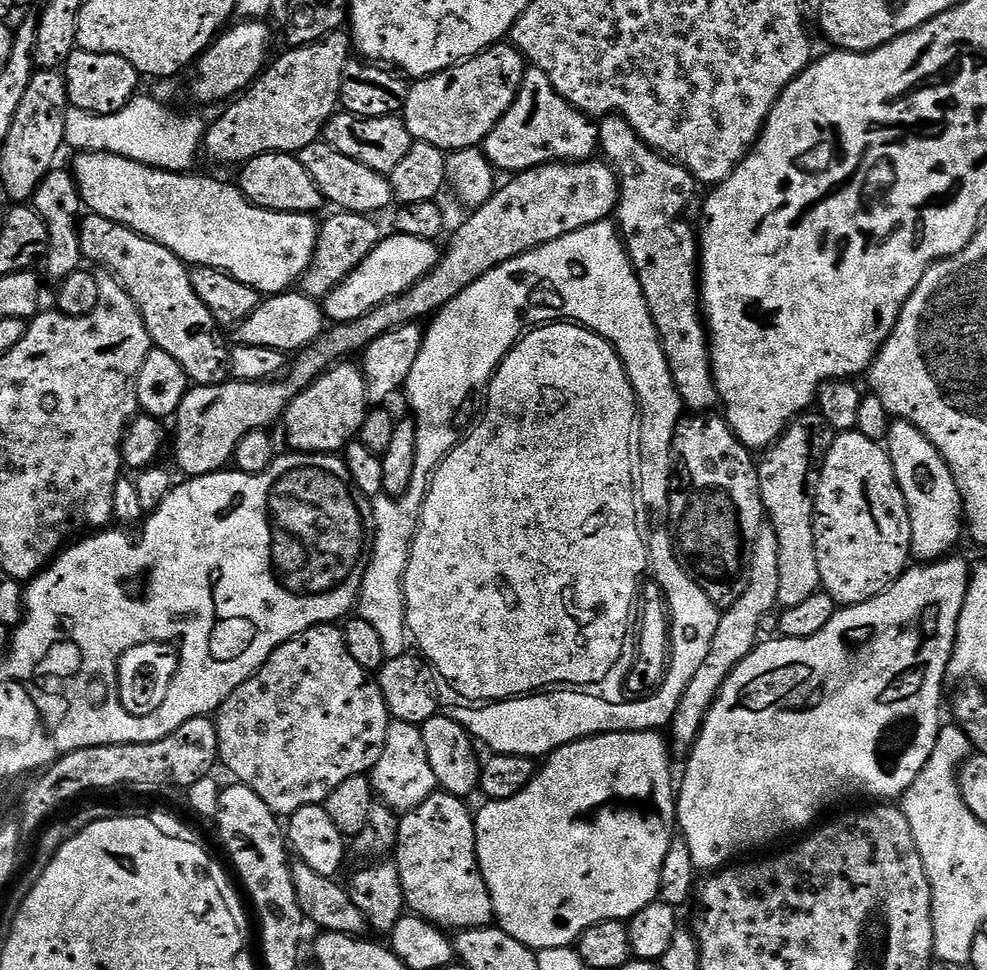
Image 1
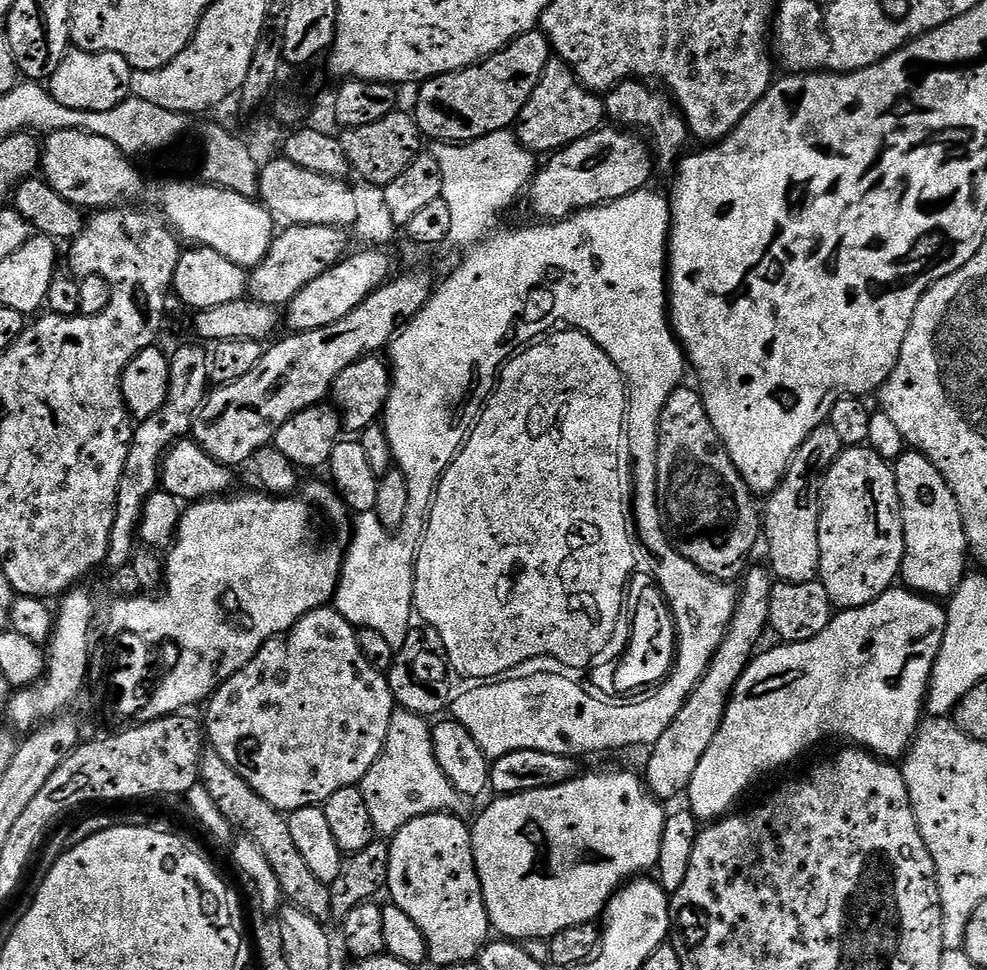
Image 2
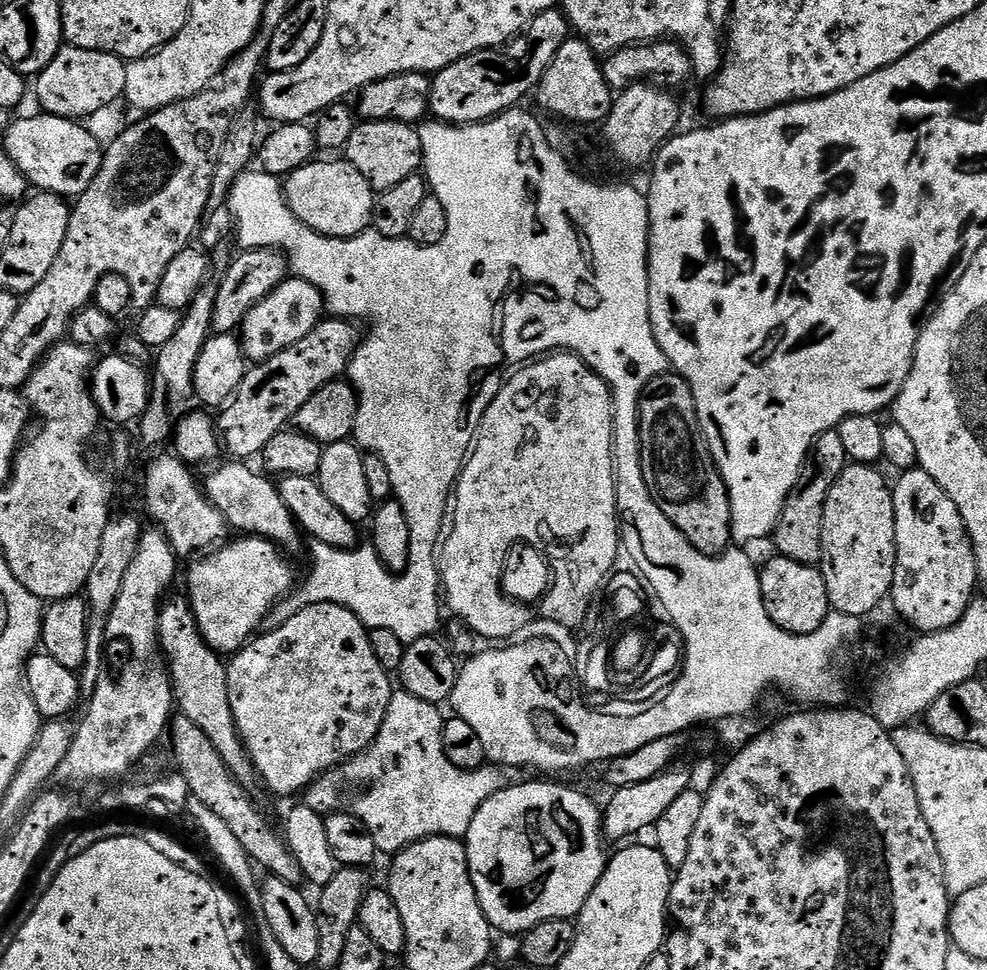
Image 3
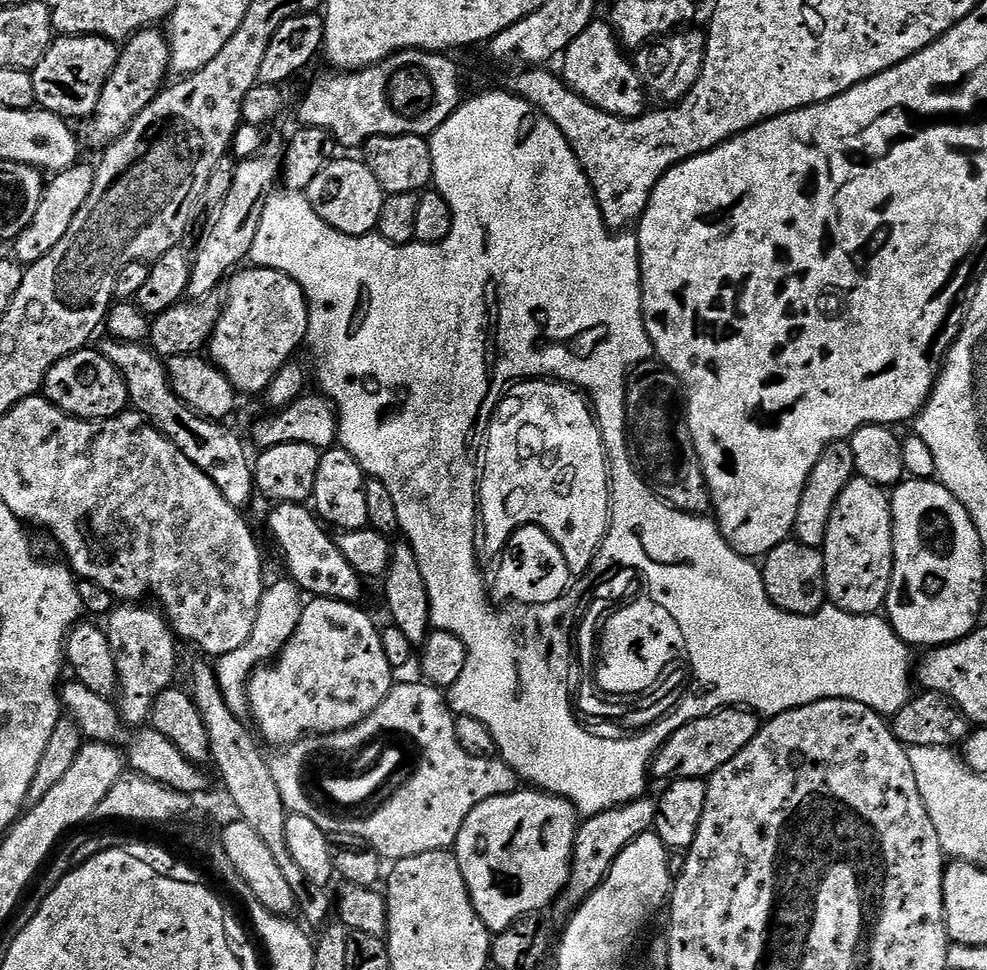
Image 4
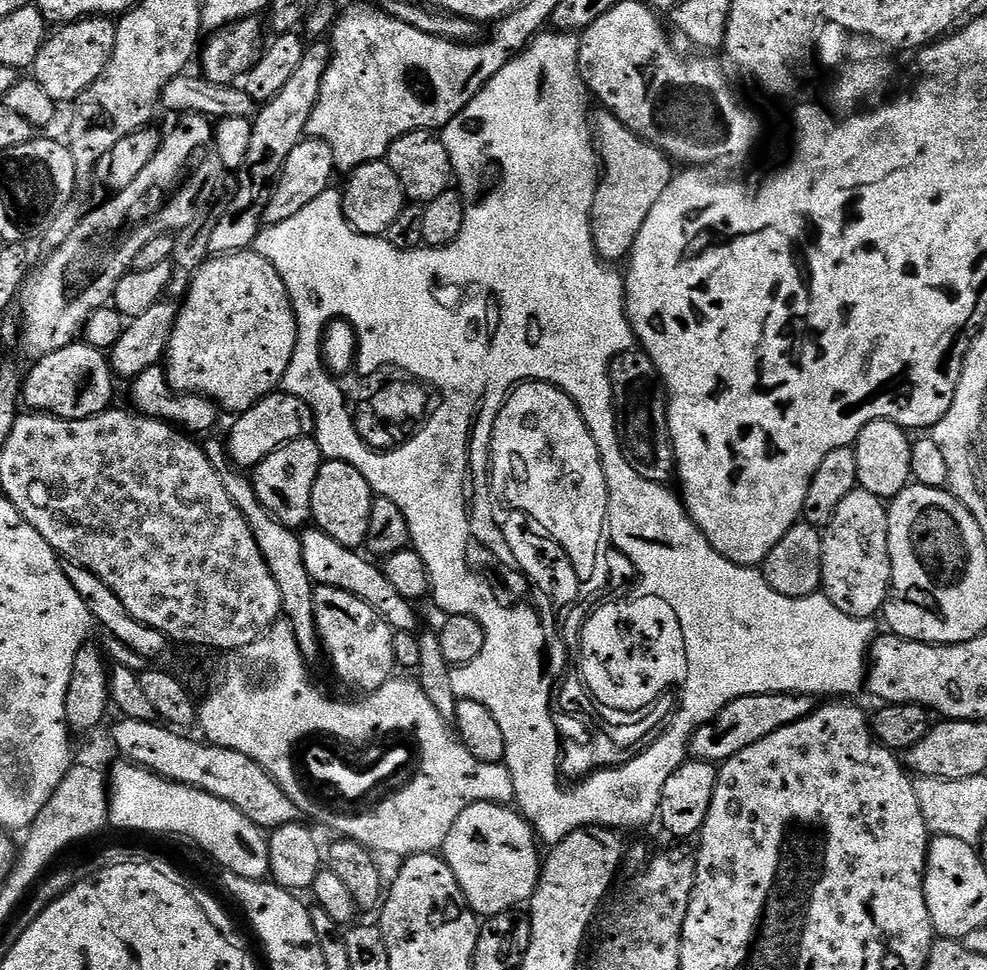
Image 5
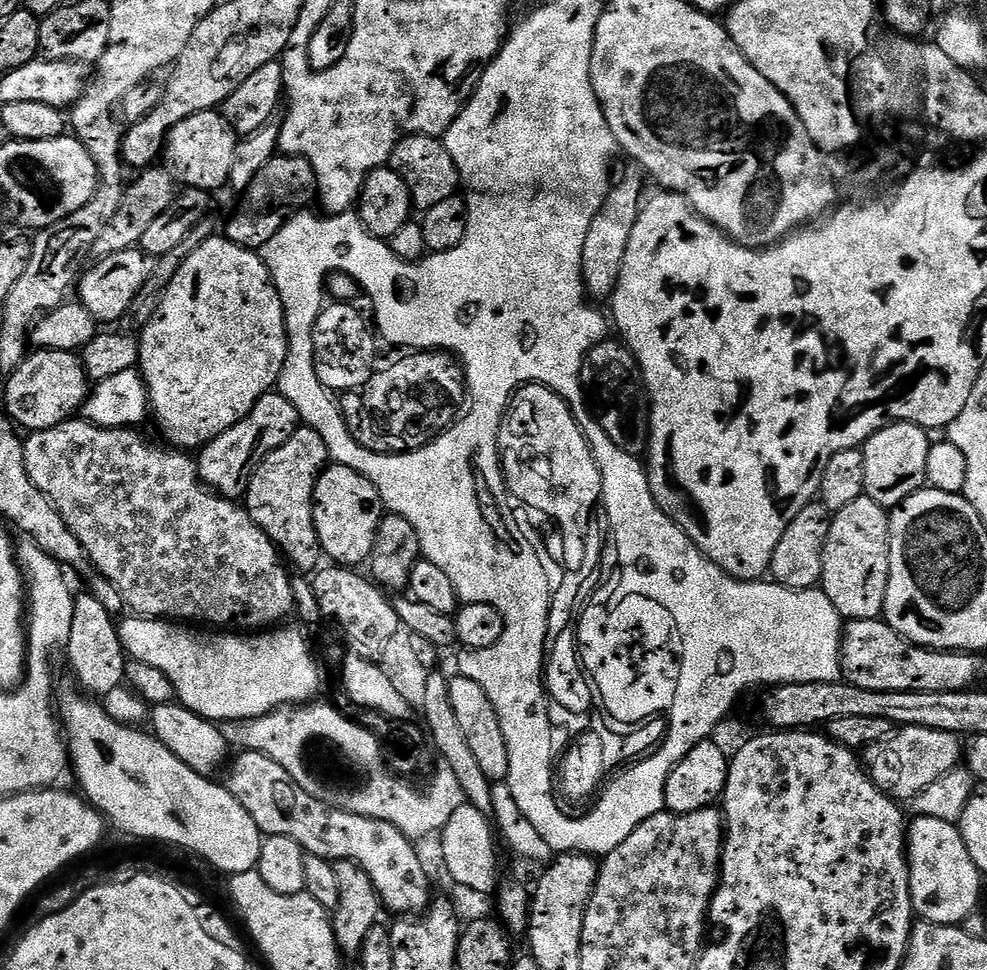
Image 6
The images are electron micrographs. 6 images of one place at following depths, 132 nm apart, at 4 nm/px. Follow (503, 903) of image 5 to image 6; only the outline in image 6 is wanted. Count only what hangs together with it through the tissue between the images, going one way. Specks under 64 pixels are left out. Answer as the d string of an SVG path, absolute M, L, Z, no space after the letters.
M465 802L451 815L443 831L439 833L440 852L444 855L444 864L448 872L464 888L476 892L495 893L498 888L496 879L500 876L500 860L496 857L496 842L498 836L494 824L487 815Z

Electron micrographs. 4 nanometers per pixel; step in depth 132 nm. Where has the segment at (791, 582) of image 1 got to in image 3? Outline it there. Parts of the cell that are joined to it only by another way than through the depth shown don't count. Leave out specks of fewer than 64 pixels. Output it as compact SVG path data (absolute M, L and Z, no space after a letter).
M839 430L823 432L812 444L812 451L804 468L800 472L794 490L786 498L782 514L778 518L778 526L774 533L775 551L786 558L794 558L794 562L819 565L822 554L822 518L826 510L826 498L838 482L841 474L848 469L846 446L842 442Z

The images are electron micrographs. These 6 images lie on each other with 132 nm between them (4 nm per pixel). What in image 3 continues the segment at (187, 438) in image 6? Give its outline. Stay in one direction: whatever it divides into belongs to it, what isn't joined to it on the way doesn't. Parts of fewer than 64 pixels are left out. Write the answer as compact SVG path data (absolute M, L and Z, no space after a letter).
M289 278L281 282L275 290L266 296L250 314L246 314L242 325L242 343L245 357L249 361L259 362L274 358L294 342L306 338L314 326L318 326L326 312L324 293L310 282L299 278Z

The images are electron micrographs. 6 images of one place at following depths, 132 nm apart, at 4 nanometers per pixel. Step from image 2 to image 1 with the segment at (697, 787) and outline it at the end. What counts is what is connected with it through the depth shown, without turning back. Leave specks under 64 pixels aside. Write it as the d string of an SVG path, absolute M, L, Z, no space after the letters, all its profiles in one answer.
M949 554L943 560L934 560L931 562L921 563L919 566L909 567L908 571L903 572L901 576L890 585L886 591L880 596L870 598L861 604L849 604L841 607L834 614L834 618L830 618L830 622L826 622L825 628L818 634L814 634L810 638L802 638L801 640L785 640L783 638L775 638L776 640L765 639L763 642L757 643L750 655L742 662L738 662L738 666L730 674L730 678L726 678L726 682L722 686L722 690L718 694L718 698L713 702L711 710L708 712L706 722L702 726L702 730L698 734L696 744L686 757L688 765L684 768L684 781L678 784L678 799L676 802L676 819L678 821L679 835L686 842L686 846L690 846L690 858L694 858L694 866L697 873L712 874L717 870L731 865L739 852L748 852L751 848L764 848L771 840L780 840L783 836L788 836L791 832L803 833L805 830L811 829L813 825L821 819L820 815L827 810L831 804L839 802L843 796L856 796L861 792L864 796L873 796L876 802L892 802L897 798L903 797L904 791L914 782L914 778L918 778L918 774L922 774L922 766L926 766L926 762L930 758L930 754L934 754L934 742L938 742L938 734L942 727L942 719L940 720L940 699L944 696L944 680L948 676L948 663L952 657L954 650L954 642L956 641L956 631L958 630L958 618L962 614L962 602L966 602L966 590L968 589L968 578L970 575L969 561L964 561L957 554Z

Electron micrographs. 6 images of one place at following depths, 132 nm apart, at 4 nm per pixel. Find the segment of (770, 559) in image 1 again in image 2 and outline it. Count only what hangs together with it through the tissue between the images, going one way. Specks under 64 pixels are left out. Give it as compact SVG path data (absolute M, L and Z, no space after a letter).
M749 567L745 571L738 588L736 609L728 627L724 630L724 637L718 650L712 655L706 674L686 698L682 710L674 714L674 722L670 722L666 734L662 734L662 738L658 738L655 744L651 745L652 757L649 758L644 772L642 771L642 776L648 785L649 792L657 800L669 802L668 800L674 799L679 792L680 795L687 793L688 783L690 778L694 778L694 770L698 770L698 762L702 754L706 754L710 742L714 742L714 734L718 734L722 726L722 718L726 714L728 702L736 689L736 684L747 670L752 657L757 655L764 632L769 631L768 615L773 583L774 577L767 567Z

